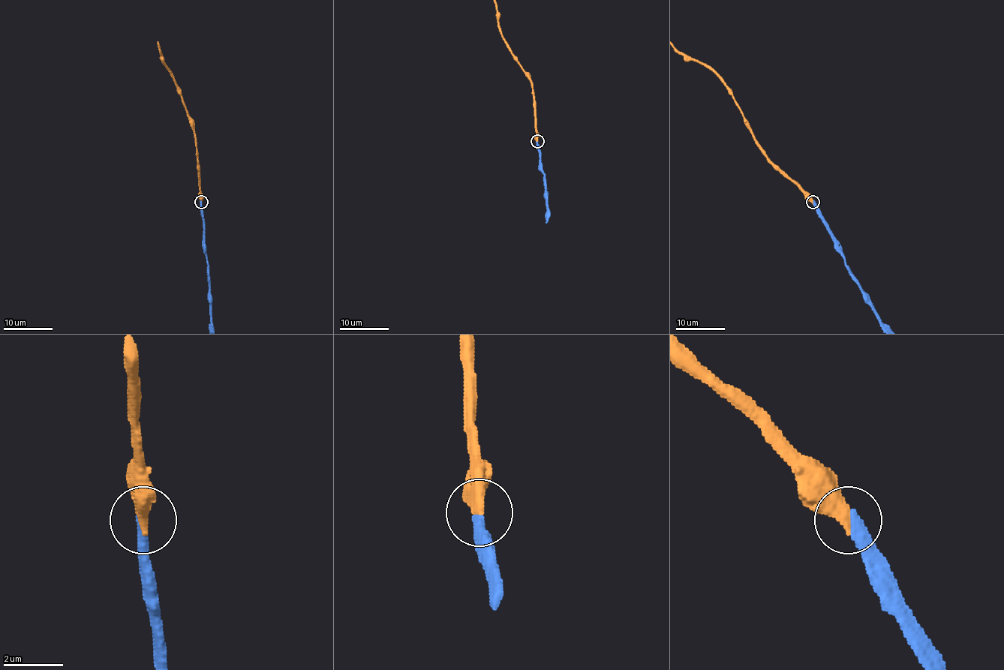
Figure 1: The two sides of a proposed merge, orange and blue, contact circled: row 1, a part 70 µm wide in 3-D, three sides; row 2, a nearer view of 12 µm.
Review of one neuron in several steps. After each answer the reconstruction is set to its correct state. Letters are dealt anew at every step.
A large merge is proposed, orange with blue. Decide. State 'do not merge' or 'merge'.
merge

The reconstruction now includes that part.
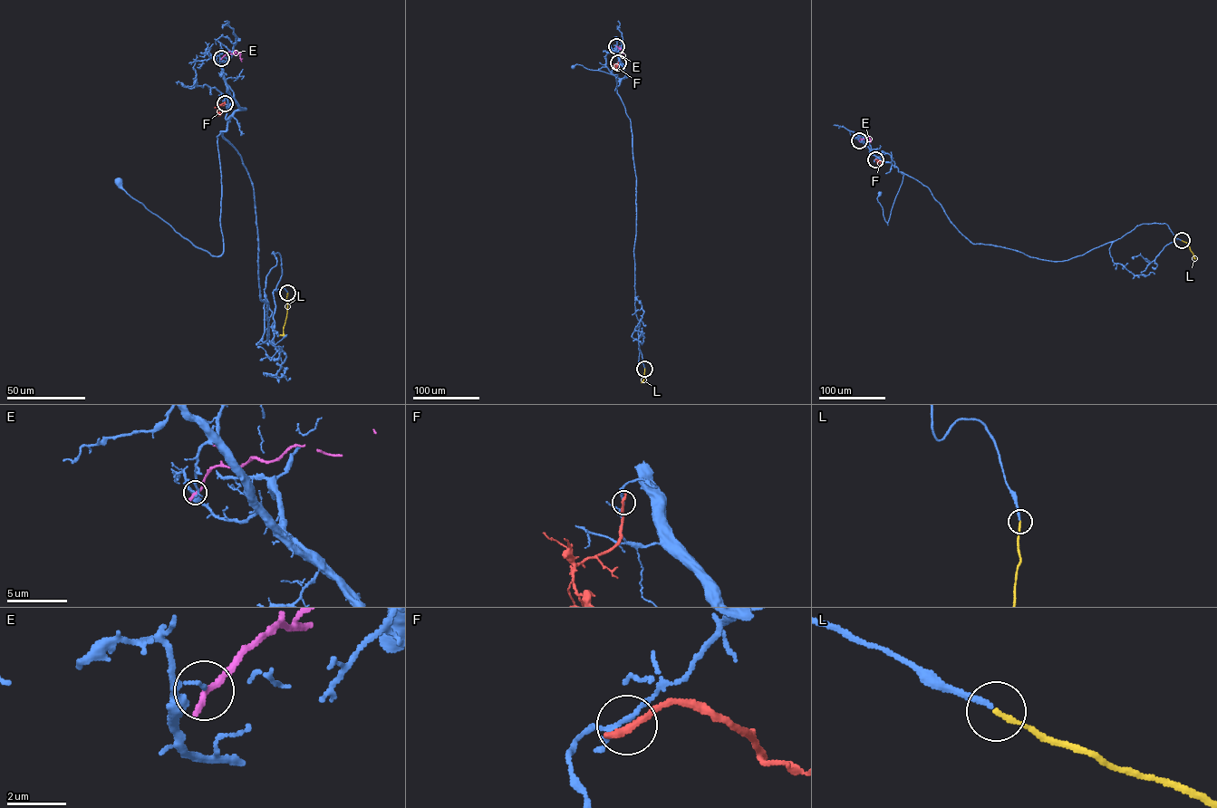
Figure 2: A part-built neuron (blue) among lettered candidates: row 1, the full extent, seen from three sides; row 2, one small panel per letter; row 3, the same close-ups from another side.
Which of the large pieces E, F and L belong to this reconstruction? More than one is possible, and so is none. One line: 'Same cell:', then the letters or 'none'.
Same cell: L

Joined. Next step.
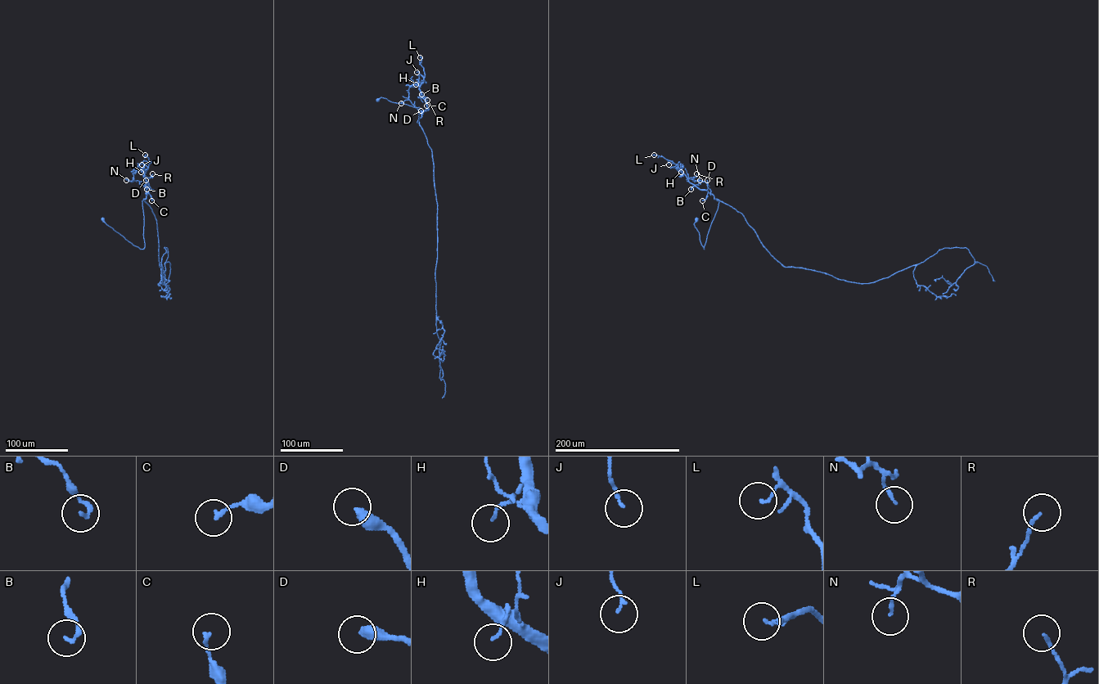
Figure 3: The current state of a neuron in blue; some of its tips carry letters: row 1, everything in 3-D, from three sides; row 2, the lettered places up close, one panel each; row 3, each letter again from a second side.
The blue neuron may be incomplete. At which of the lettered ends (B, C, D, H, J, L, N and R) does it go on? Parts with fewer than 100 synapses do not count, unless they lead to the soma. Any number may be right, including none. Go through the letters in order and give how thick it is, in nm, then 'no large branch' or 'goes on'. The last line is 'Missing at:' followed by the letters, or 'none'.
B: calibre 170 nm; no large branch
C: calibre 130 nm; no large branch
D: calibre 420 nm; no large branch
H: calibre 100 nm; no large branch
J: calibre 120 nm; no large branch
L: calibre 100 nm; no large branch
N: calibre 110 nm; no large branch
R: calibre 120 nm; no large branch
Missing at: none

